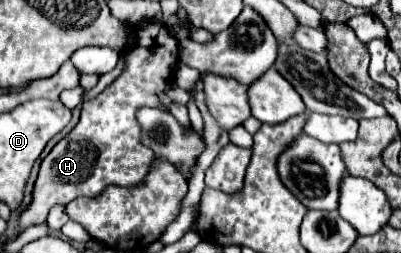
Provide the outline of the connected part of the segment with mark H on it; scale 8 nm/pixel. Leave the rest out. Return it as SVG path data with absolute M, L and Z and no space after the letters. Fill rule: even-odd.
M151 20L141 22L137 28L137 44L125 50L125 72L95 100L83 102L81 120L77 126L43 158L31 192L31 204L19 216L21 230L45 224L49 210L57 204L65 206L81 196L97 196L109 184L139 184L145 178L149 166L155 162L155 154L147 146L139 144L141 132L135 120L135 112L141 106L163 106L157 100L157 94L163 92L163 86L179 60L179 42L165 26Z

